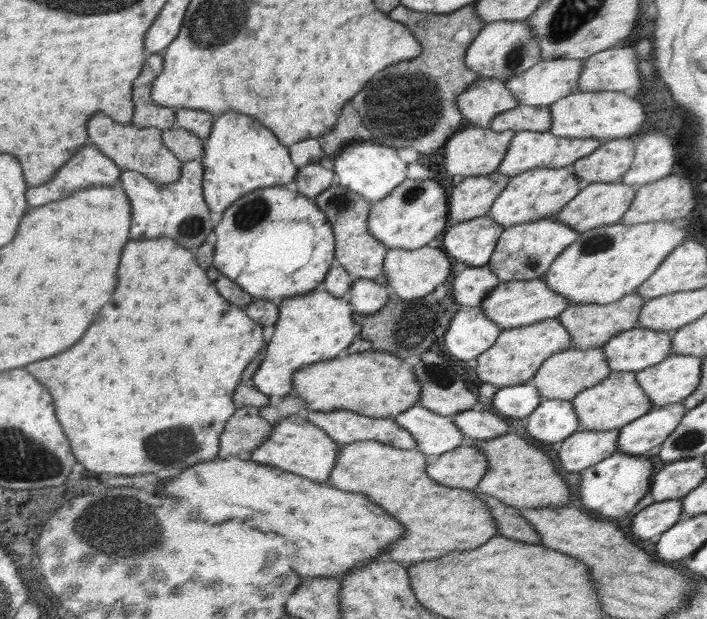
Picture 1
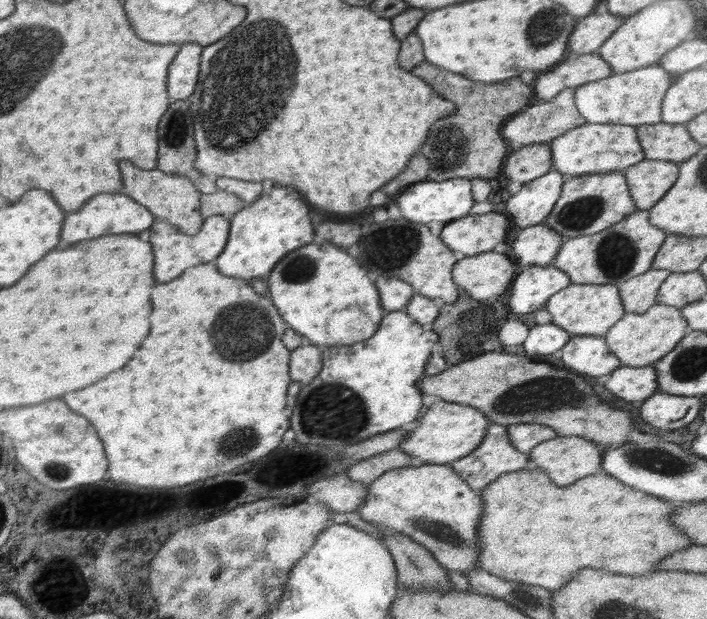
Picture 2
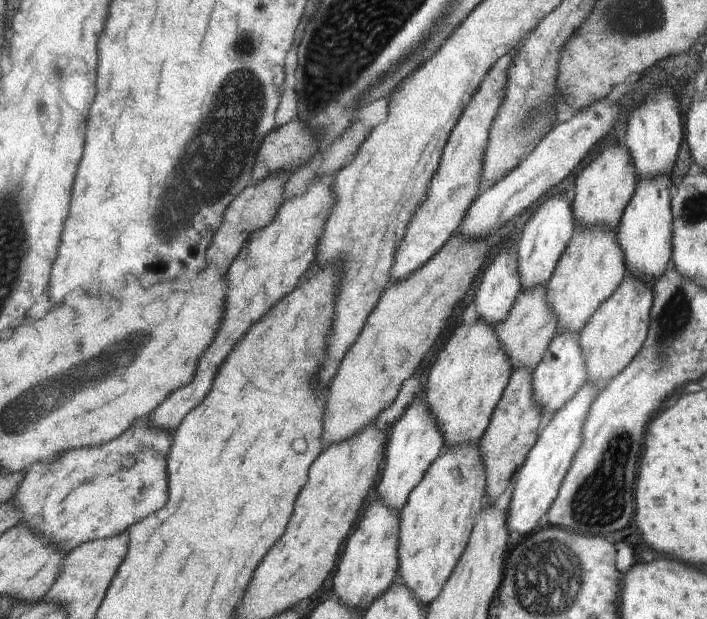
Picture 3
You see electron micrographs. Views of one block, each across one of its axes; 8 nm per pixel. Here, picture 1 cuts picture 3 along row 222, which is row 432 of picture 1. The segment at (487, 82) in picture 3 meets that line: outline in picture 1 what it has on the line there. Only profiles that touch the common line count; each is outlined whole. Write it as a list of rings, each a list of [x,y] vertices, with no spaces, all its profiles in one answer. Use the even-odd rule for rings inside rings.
[[[419,402],[392,418],[416,440],[416,449],[425,456],[440,456],[461,447],[464,435],[452,421],[424,408]]]

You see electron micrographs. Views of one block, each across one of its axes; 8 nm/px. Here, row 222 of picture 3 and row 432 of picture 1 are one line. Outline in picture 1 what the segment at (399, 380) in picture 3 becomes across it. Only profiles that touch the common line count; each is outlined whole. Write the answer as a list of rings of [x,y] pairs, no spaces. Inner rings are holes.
[[[514,432],[507,433],[498,438],[480,440],[474,444],[473,448],[482,451],[488,463],[488,470],[480,479],[476,490],[518,509],[573,506],[570,503],[570,488],[566,485],[564,478],[556,472],[552,460],[540,448],[528,444],[525,436],[518,436]]]

